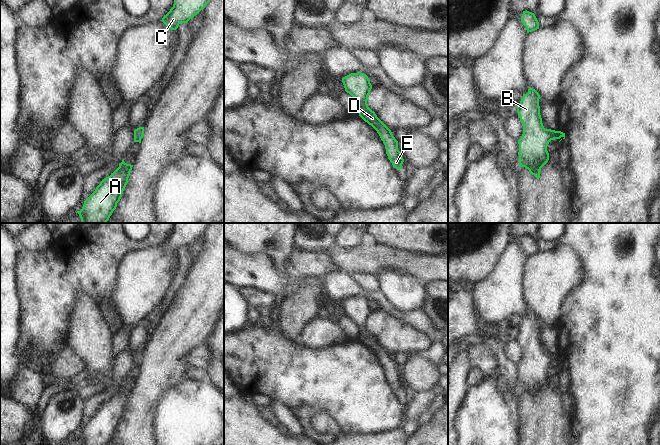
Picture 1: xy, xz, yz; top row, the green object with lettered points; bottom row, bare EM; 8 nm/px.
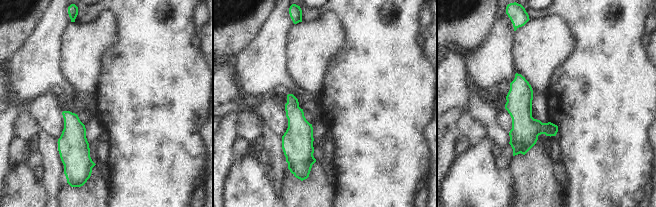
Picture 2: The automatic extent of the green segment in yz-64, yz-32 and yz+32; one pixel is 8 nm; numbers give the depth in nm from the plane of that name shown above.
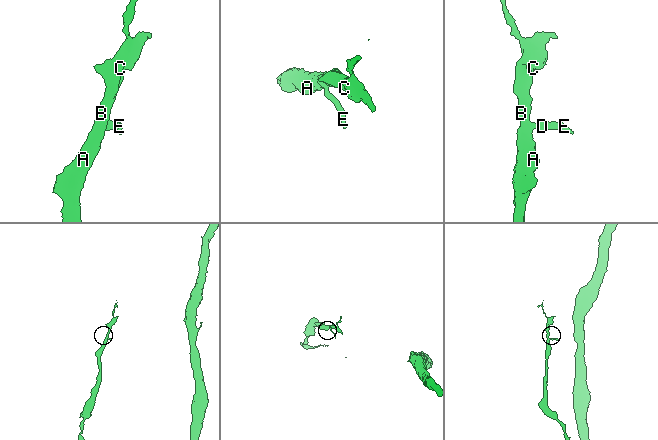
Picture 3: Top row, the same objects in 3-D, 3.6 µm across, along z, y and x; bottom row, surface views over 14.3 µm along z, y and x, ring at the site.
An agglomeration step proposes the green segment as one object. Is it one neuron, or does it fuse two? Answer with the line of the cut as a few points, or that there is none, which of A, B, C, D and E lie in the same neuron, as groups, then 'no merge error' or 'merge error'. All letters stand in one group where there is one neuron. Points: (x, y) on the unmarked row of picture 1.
no cut | A B C D E | no merge error

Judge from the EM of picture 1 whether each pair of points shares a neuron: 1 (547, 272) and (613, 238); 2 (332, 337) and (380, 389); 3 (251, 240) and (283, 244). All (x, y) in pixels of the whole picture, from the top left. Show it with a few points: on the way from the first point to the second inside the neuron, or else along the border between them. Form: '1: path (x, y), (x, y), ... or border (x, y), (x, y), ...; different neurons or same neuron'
1: border (560, 244), (569, 244), (577, 255), (579, 279); different neurons
2: border (354, 340), (330, 347), (315, 348); different neurons
3: path (259, 237), (275, 237); same neuron

